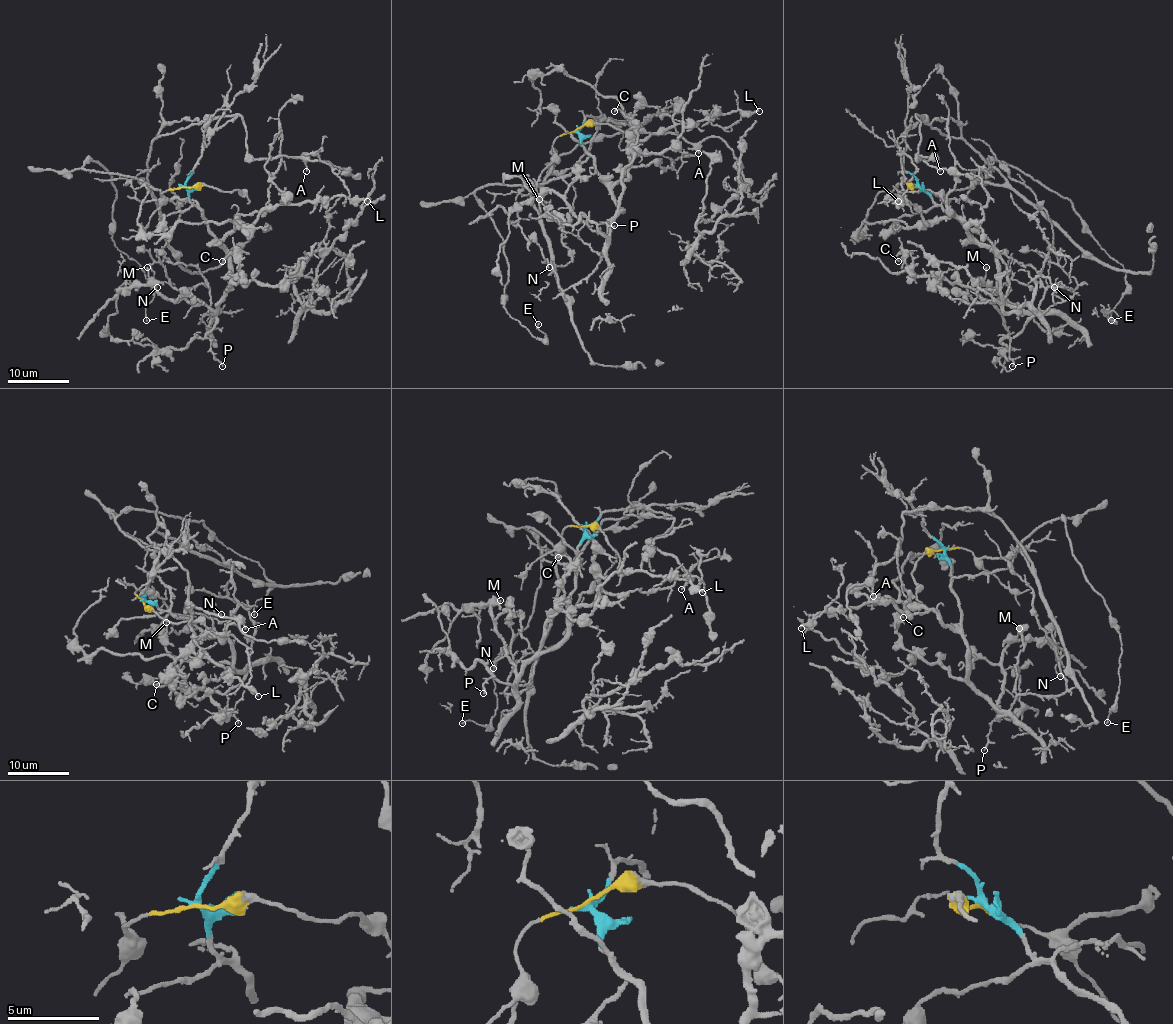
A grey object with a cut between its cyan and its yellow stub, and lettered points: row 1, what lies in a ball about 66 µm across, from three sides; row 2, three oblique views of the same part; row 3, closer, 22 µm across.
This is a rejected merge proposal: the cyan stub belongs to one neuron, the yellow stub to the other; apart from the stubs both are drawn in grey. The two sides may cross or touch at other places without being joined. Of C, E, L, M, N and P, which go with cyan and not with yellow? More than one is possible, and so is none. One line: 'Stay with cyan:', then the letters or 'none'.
Stay with cyan: C, L, M, N, P

